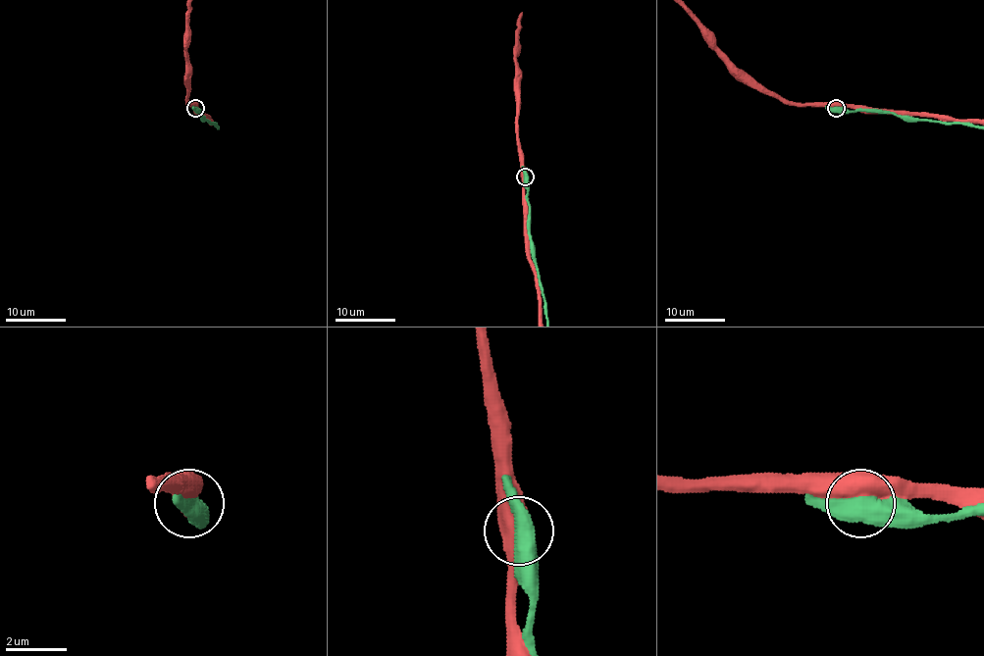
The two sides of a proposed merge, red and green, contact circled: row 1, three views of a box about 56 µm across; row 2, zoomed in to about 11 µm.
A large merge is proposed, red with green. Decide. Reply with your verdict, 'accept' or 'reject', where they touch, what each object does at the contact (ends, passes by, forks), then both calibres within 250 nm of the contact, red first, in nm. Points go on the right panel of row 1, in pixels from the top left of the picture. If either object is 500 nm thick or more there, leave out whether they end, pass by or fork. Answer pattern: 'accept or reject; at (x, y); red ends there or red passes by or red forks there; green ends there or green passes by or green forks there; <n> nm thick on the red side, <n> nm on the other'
reject; at (836, 108); 600 nm thick on the red side, 550 nm on the other

